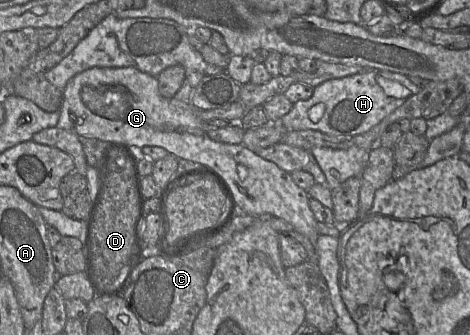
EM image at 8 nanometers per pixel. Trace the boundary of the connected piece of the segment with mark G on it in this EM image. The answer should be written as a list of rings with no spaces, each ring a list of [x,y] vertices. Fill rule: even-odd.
[[[92,67],[74,76],[63,89],[63,101],[56,127],[75,133],[79,137],[92,137],[113,147],[128,147],[138,151],[144,146],[158,146],[177,159],[200,163],[199,166],[216,171],[228,184],[240,213],[253,217],[277,217],[294,227],[294,231],[308,237],[315,245],[318,221],[309,206],[310,196],[292,180],[290,174],[275,163],[265,160],[246,148],[242,143],[227,144],[210,139],[199,111],[191,103],[174,97],[164,98],[159,93],[158,79],[133,67]]]

